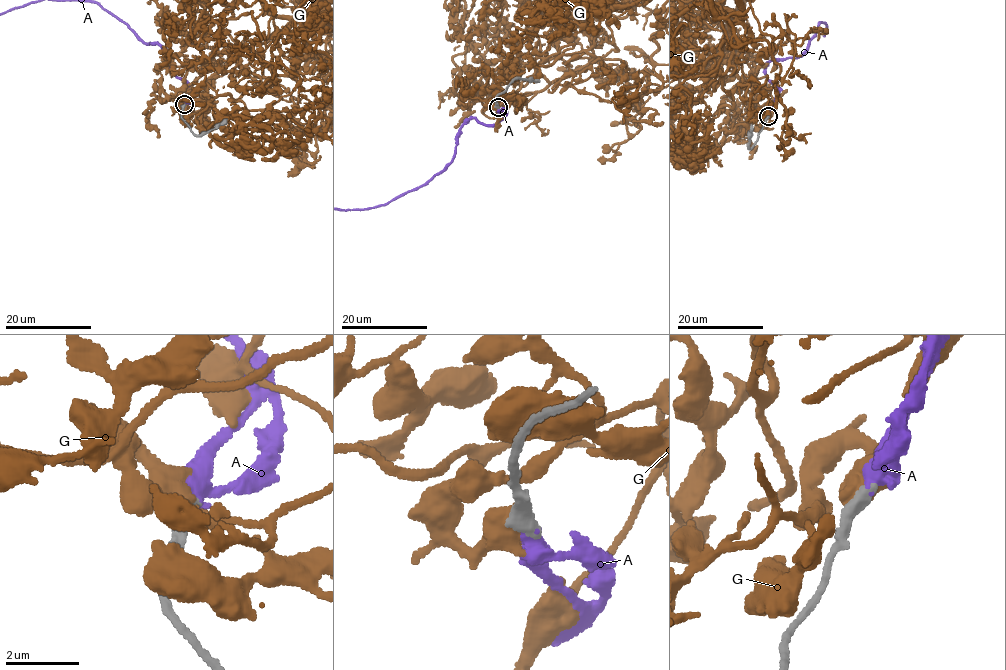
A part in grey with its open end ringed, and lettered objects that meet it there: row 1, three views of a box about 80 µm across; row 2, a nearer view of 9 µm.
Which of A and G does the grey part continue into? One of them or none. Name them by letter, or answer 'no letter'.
A

